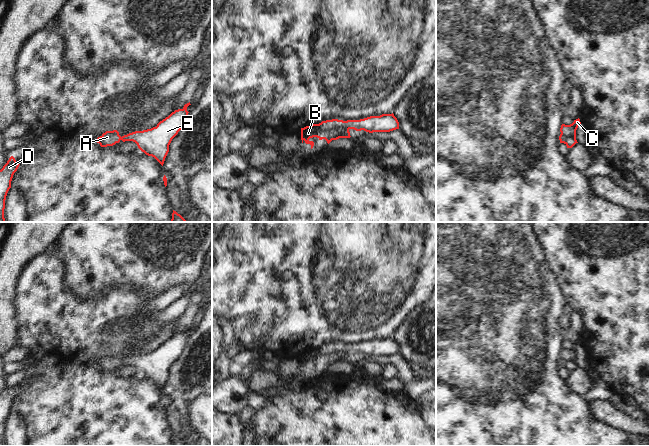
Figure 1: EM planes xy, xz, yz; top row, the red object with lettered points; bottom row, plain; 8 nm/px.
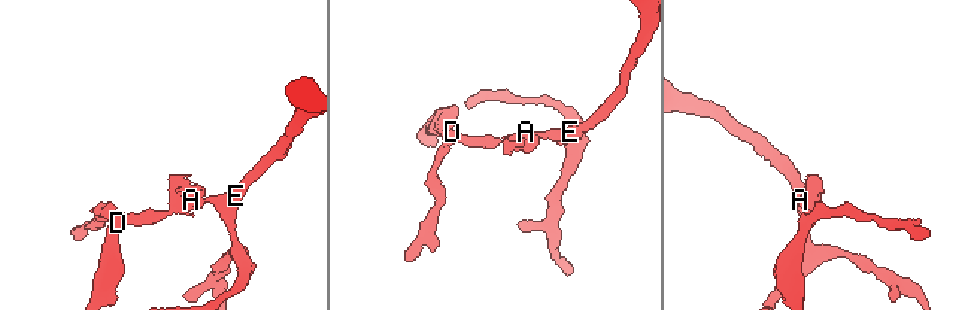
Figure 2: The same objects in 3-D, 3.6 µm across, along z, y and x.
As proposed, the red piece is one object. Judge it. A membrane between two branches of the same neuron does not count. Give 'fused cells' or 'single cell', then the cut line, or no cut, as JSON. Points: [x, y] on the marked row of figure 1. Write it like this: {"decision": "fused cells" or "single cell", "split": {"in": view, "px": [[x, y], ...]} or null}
{"decision": "single cell", "split": null}

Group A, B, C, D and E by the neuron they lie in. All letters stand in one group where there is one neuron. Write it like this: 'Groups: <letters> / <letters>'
Groups: A B C D E

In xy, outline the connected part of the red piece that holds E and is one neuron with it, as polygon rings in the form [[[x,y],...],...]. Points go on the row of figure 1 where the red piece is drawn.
[[[190,102],[185,104],[182,109],[175,110],[168,117],[160,121],[156,127],[151,129],[143,130],[143,131],[135,131],[129,133],[124,136],[120,136],[117,130],[106,131],[100,137],[97,138],[97,143],[100,144],[101,147],[113,146],[116,143],[119,143],[121,140],[125,141],[133,141],[137,144],[138,148],[144,152],[148,156],[154,157],[162,166],[164,164],[165,158],[169,152],[169,145],[172,139],[178,134],[181,130],[187,116],[188,111],[187,107],[191,105]]]

